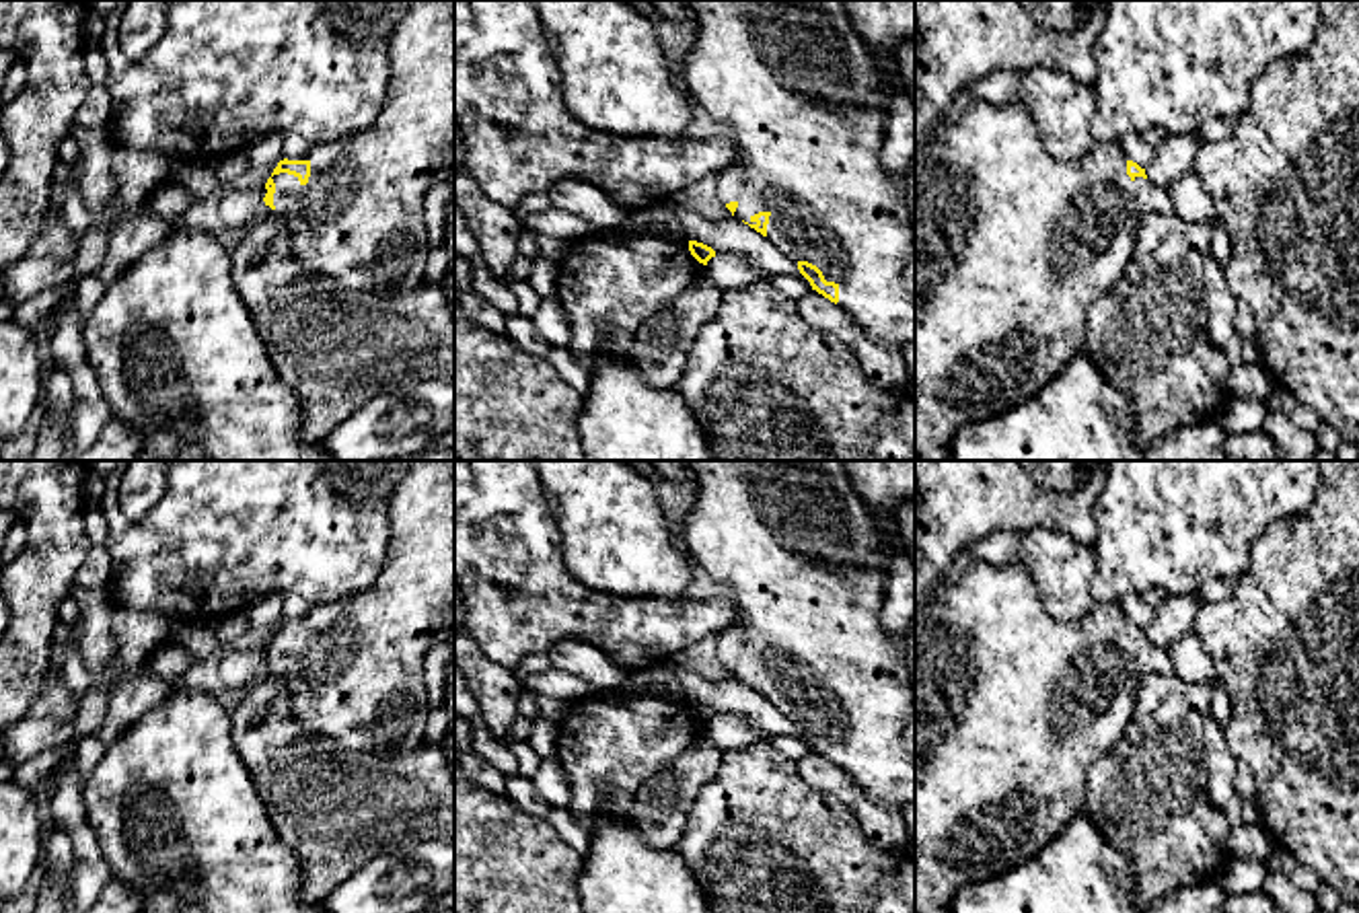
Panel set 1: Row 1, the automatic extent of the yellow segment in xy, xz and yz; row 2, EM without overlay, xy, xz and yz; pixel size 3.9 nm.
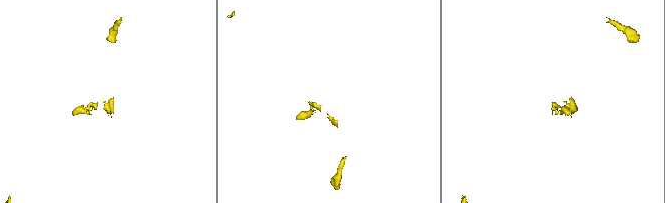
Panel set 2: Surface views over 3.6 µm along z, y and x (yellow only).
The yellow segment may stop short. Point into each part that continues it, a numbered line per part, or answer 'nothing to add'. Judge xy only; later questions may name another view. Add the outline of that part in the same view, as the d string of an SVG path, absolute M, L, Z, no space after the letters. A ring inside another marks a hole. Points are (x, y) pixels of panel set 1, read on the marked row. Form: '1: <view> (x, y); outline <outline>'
1: xy (358, 221); outline M413 0L389 35L391 80L378 117L339 140L315 144L308 183L273 175L276 214L290 232L294 259L339 286L382 296L397 296L424 282L430 257L424 197L434 183L446 181L454 167L454 0Z

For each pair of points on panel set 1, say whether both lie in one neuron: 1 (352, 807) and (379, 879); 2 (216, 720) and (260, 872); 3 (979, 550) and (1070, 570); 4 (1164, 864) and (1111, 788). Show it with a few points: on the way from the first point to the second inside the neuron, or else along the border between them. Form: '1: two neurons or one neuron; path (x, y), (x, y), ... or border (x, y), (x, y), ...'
1: two neurons; border (418, 842), (377, 854), (334, 889)
2: one neuron; path (216, 759), (216, 831), (221, 835)
3: one neuron; path (1002, 550), (1041, 550), (1047, 554)
4: one neuron; path (1164, 846), (1129, 807)

